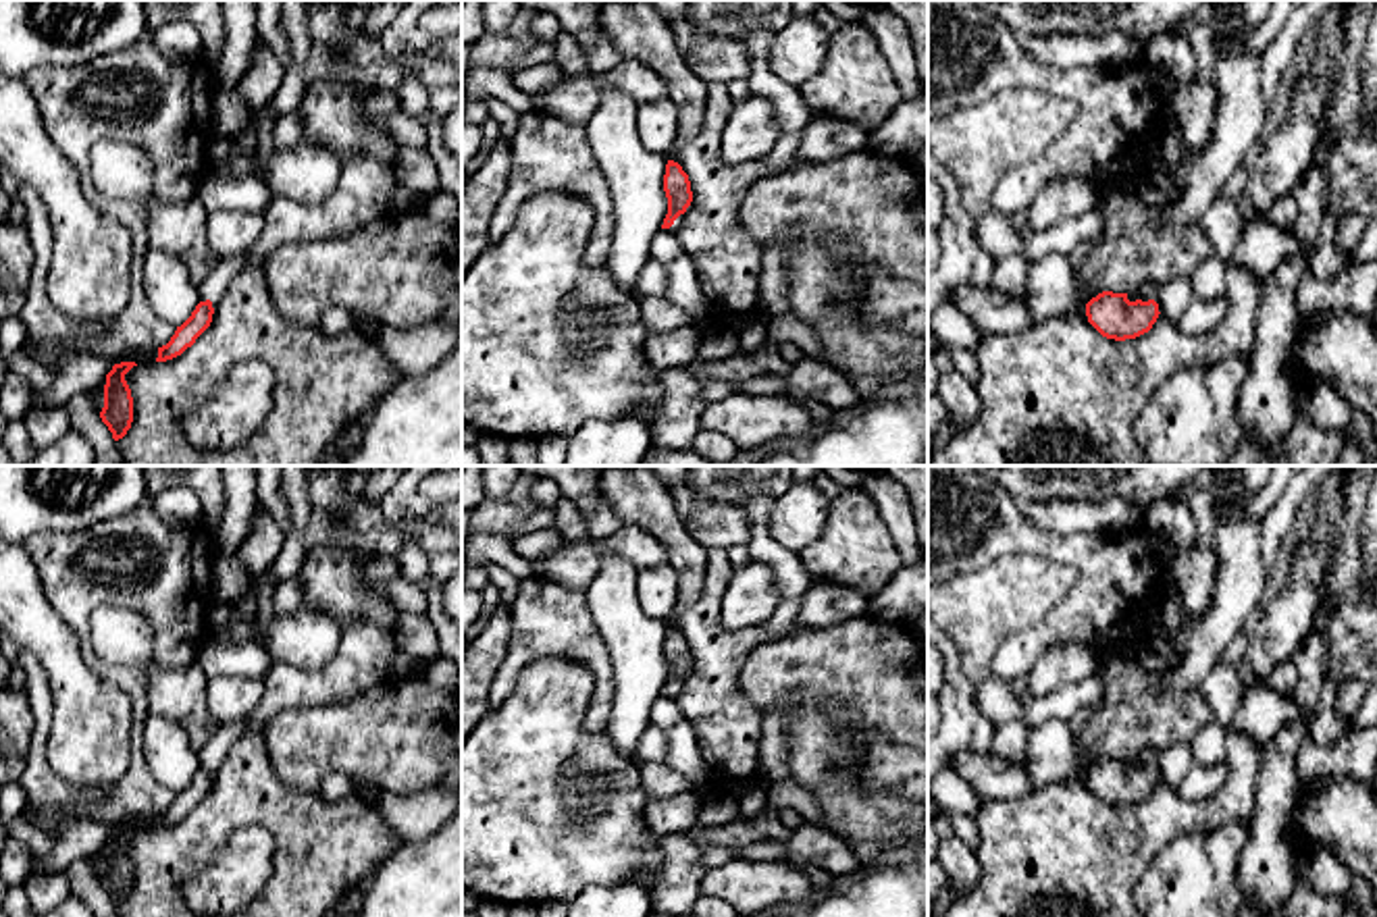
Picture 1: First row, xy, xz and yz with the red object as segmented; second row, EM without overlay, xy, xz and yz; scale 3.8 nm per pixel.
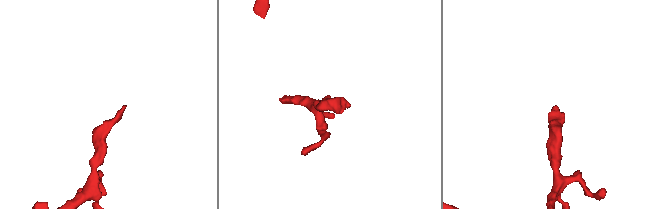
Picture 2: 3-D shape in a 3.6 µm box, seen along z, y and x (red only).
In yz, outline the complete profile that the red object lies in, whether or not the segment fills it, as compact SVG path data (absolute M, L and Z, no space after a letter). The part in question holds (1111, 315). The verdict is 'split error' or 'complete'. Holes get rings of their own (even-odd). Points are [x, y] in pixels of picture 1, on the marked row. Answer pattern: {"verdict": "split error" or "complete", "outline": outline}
{"verdict": "split error", "outline": "M1157 283L1136 287L1136 302L1127 293L1102 291L1086 304L1088 322L1107 339L1136 339L1152 329L1161 314Z"}

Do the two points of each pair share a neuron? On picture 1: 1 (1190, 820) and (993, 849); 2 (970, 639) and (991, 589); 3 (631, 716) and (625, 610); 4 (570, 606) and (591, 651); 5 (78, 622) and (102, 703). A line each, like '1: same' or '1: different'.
1: same
2: same
3: same
4: same
5: different

